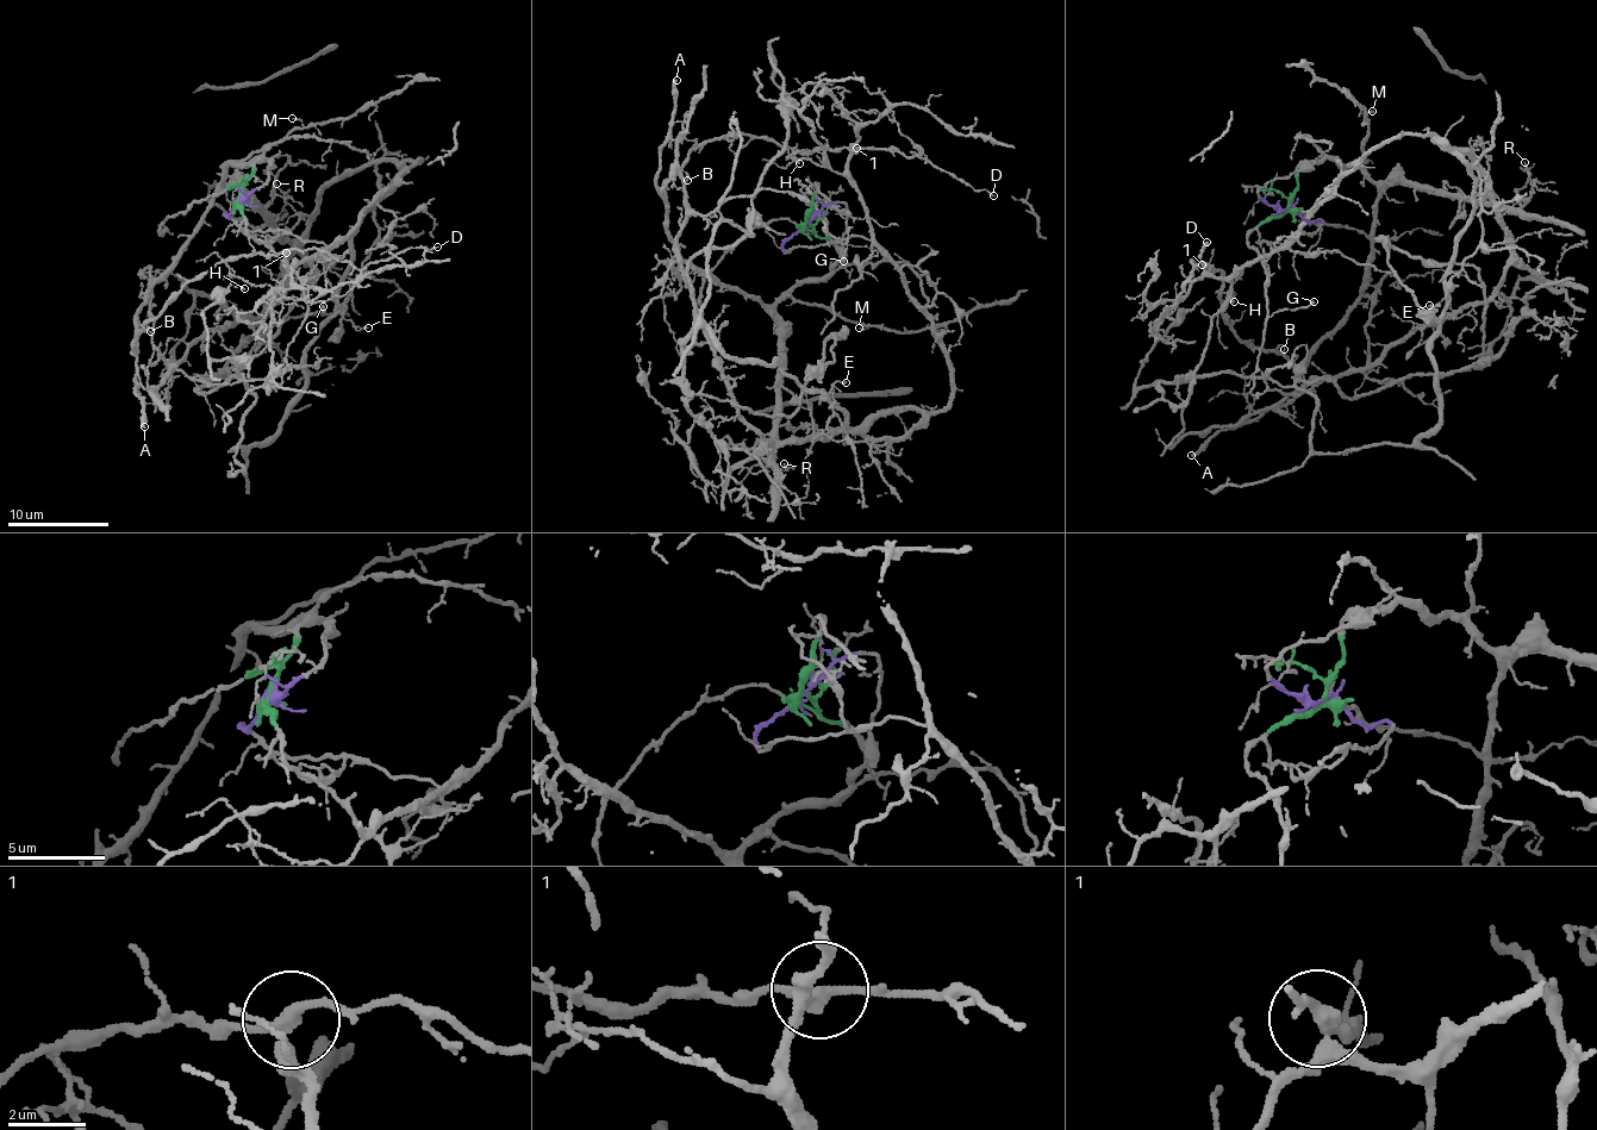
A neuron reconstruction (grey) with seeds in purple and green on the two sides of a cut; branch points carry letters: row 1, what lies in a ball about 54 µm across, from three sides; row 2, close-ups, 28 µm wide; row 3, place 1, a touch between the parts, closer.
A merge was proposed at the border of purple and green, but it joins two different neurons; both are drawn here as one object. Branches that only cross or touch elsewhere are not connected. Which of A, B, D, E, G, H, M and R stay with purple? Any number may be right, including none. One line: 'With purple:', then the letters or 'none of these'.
With purple: E

